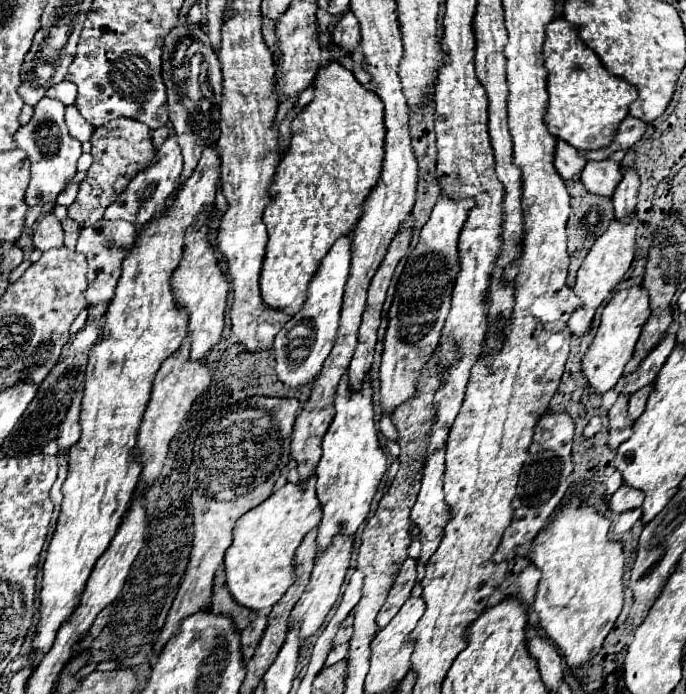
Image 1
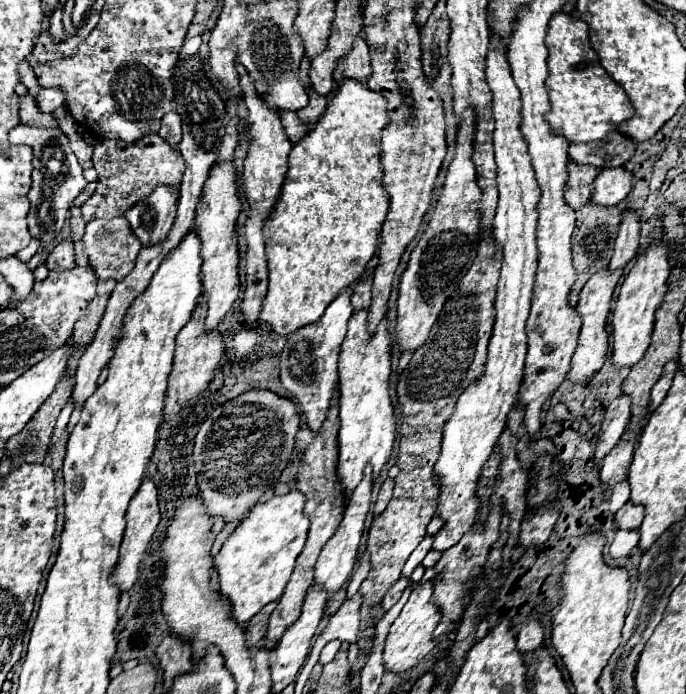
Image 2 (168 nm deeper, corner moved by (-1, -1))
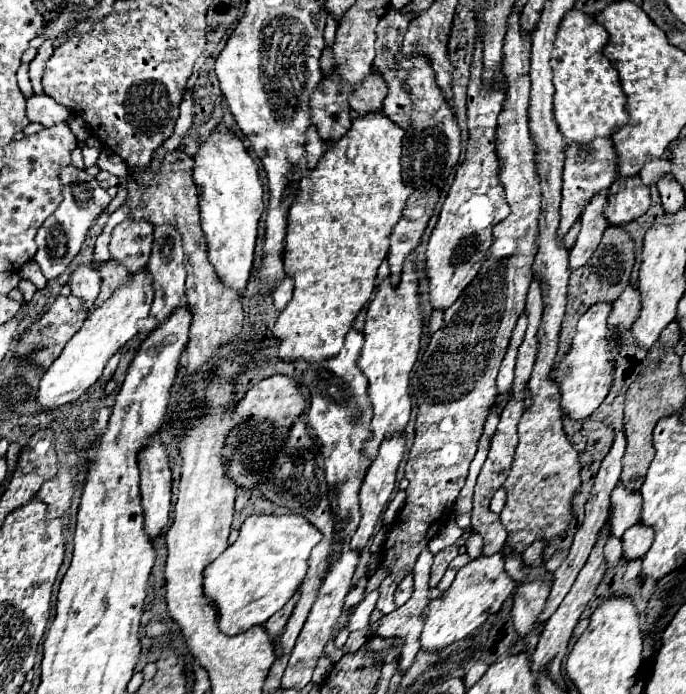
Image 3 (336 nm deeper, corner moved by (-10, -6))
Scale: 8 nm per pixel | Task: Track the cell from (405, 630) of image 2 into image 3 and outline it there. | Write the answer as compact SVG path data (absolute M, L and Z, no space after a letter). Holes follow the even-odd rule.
M498 552L494 556L480 556L470 560L454 578L452 586L442 592L442 596L432 598L424 612L424 630L420 634L420 646L424 652L440 652L452 642L462 640L472 630L476 630L490 614L498 612L504 600L512 594L516 582L504 572L504 556Z

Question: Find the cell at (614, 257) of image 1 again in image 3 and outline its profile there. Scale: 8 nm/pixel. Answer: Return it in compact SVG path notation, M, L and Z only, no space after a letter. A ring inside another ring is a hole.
M602 302L602 304L594 304L582 314L582 318L578 320L578 328L570 352L552 372L552 380L556 380L560 386L562 408L574 420L586 420L602 404L602 400L606 398L612 386L612 374L616 362L614 358L618 356L618 352L614 350L616 332L608 326L610 312L612 312L612 304Z

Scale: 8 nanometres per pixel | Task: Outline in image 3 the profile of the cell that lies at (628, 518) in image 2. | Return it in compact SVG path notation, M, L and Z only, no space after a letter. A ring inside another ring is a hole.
M638 522L624 532L622 540L624 540L624 558L628 560L642 558L654 540L654 530Z

